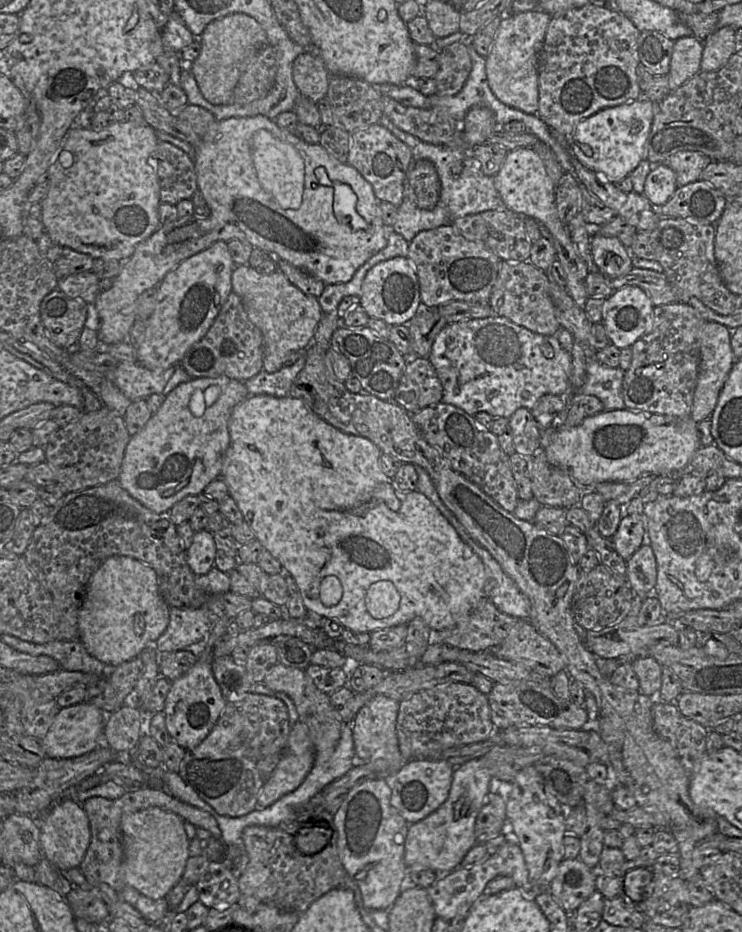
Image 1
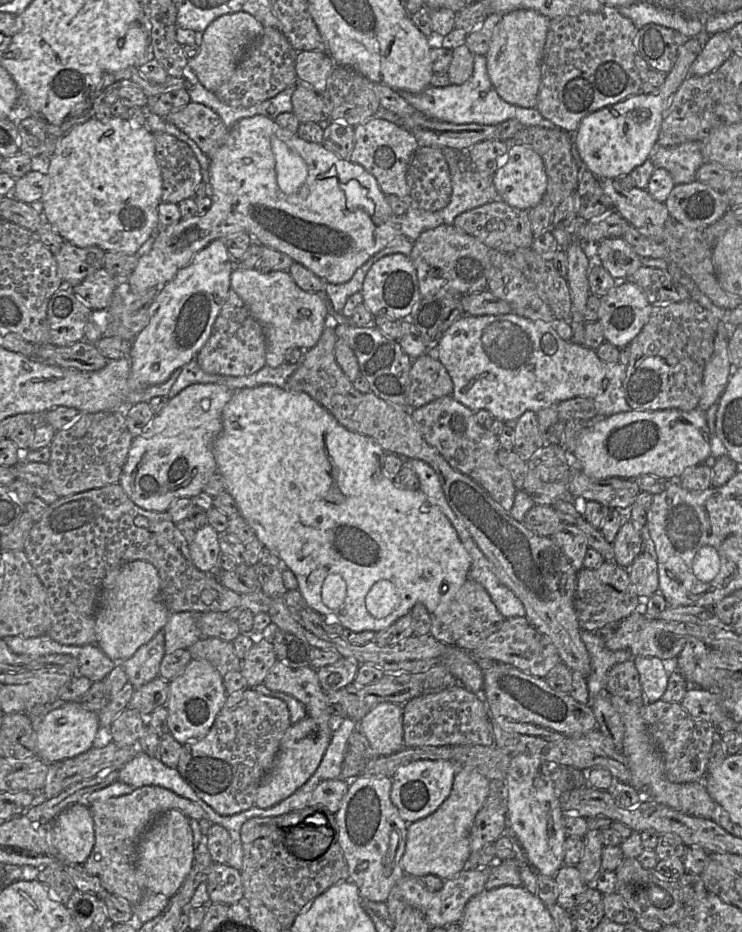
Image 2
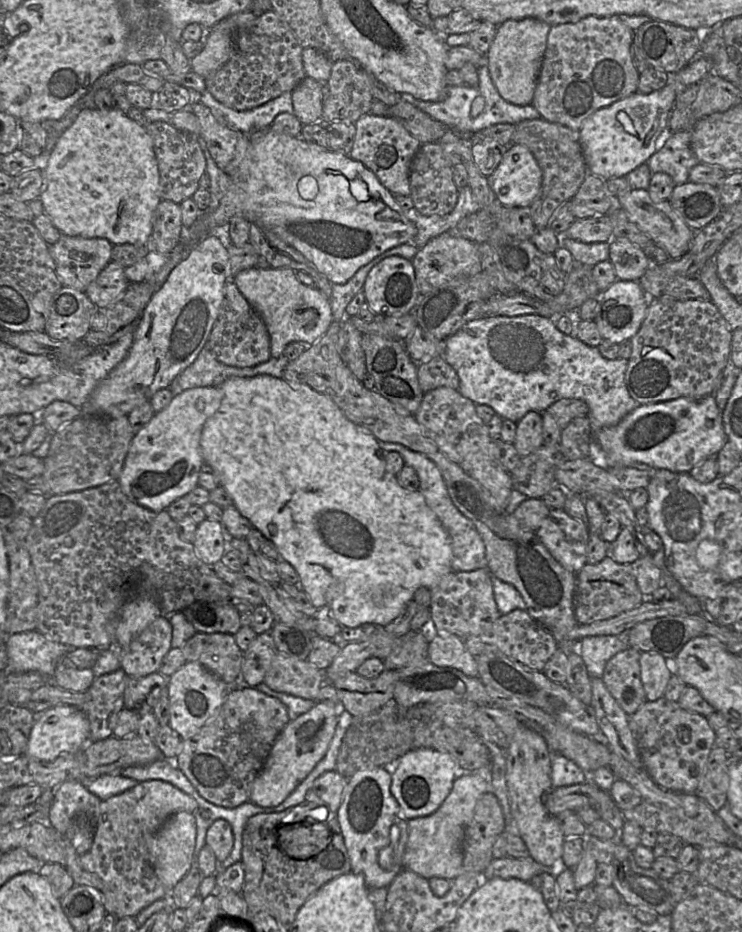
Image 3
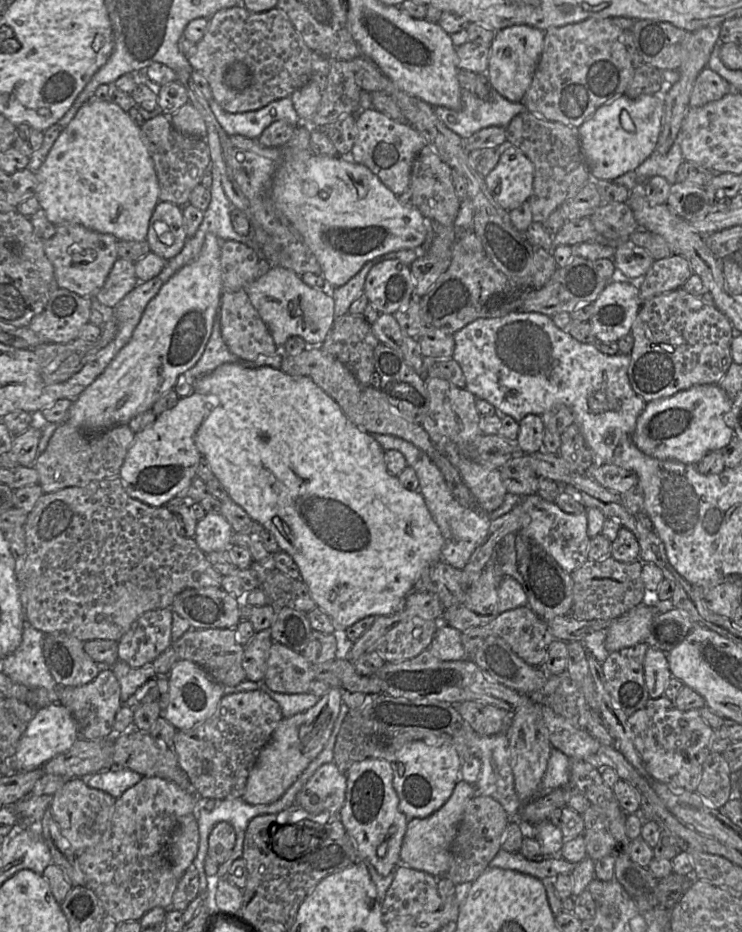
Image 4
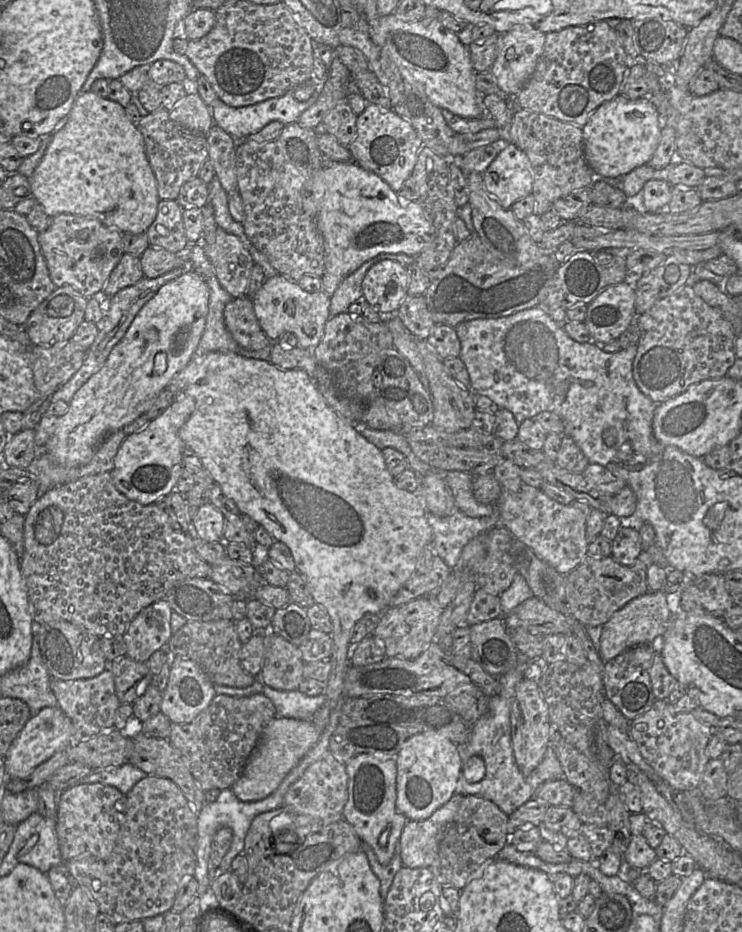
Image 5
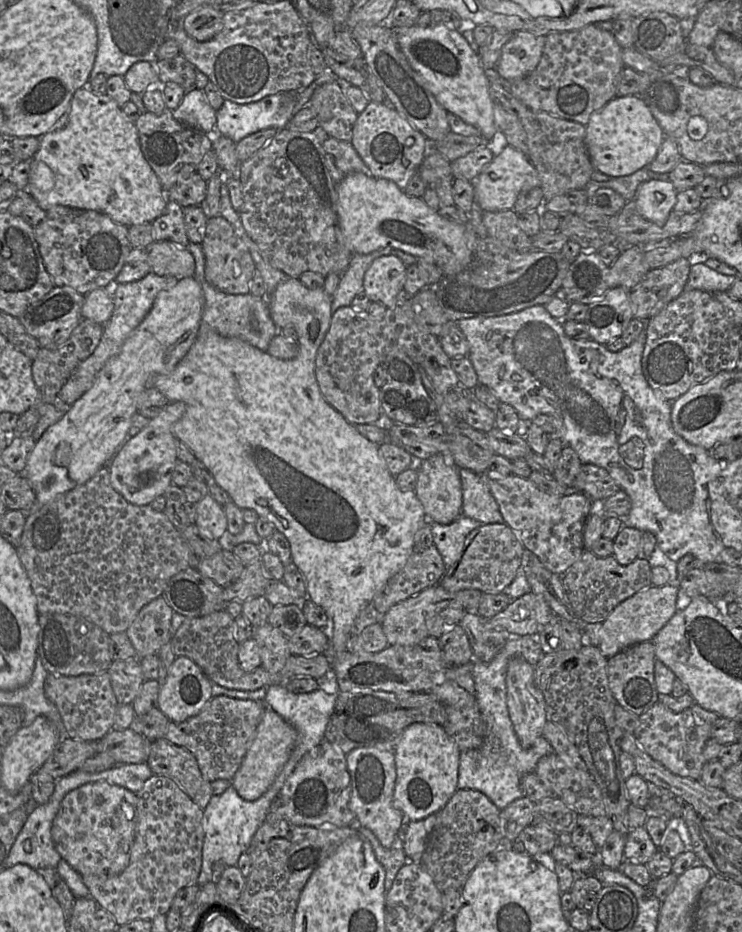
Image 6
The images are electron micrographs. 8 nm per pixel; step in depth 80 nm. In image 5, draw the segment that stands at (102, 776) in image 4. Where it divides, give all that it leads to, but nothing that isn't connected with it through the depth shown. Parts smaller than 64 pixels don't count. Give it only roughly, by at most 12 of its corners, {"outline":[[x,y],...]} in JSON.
{"outline":[[130,762],[93,770],[81,783],[106,784],[127,794],[146,776]]}

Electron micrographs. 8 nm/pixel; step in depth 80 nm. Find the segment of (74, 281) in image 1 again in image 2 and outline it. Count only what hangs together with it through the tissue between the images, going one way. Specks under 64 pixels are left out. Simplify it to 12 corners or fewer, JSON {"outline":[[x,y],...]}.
{"outline":[[100,268],[71,289],[92,310],[108,309],[114,275]]}

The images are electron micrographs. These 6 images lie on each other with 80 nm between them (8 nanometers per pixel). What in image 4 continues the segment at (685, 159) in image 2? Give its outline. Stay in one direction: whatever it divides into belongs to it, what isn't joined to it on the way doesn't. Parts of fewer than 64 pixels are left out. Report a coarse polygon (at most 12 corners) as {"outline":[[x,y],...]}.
{"outline":[[676,139],[666,154],[654,151],[634,171],[640,183],[662,176],[672,185],[684,161]]}

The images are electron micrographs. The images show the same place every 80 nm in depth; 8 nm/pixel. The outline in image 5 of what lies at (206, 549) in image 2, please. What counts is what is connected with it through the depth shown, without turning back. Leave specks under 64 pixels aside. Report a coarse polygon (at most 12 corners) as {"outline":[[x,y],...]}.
{"outline":[[211,503],[202,505],[192,533],[221,542],[226,517]]}

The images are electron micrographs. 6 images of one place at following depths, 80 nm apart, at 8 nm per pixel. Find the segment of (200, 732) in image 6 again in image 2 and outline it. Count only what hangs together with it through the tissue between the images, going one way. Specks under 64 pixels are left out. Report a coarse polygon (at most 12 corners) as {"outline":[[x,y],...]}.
{"outline":[[231,693],[177,770],[218,814],[255,805],[291,724],[281,699]]}

